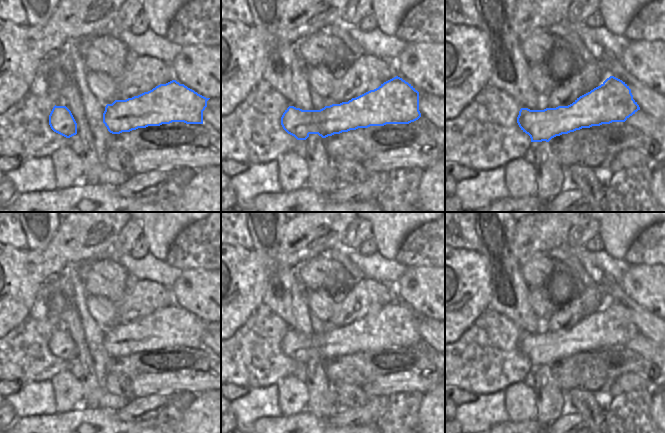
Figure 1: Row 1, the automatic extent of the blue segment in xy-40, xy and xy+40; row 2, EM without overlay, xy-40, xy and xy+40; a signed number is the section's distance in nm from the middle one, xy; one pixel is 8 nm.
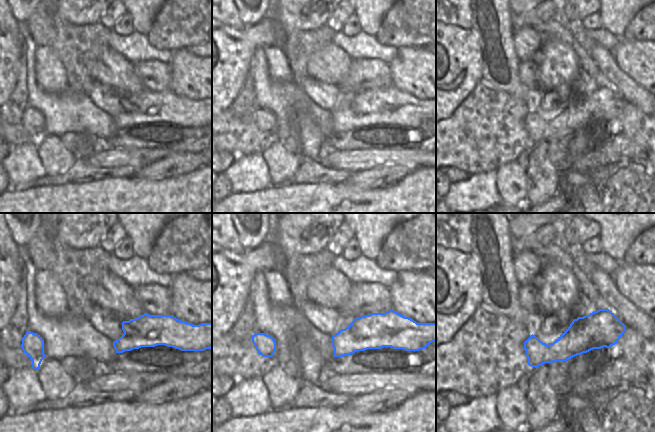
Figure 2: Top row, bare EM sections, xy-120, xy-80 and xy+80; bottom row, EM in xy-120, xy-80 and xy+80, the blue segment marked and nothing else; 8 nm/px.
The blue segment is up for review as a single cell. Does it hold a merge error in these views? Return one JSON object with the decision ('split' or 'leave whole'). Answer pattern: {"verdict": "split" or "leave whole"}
{"verdict": "leave whole"}

